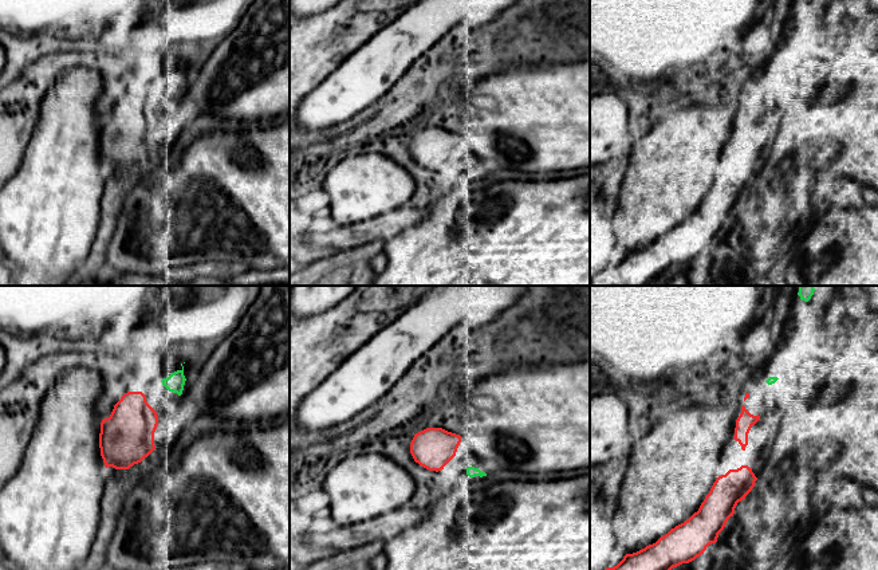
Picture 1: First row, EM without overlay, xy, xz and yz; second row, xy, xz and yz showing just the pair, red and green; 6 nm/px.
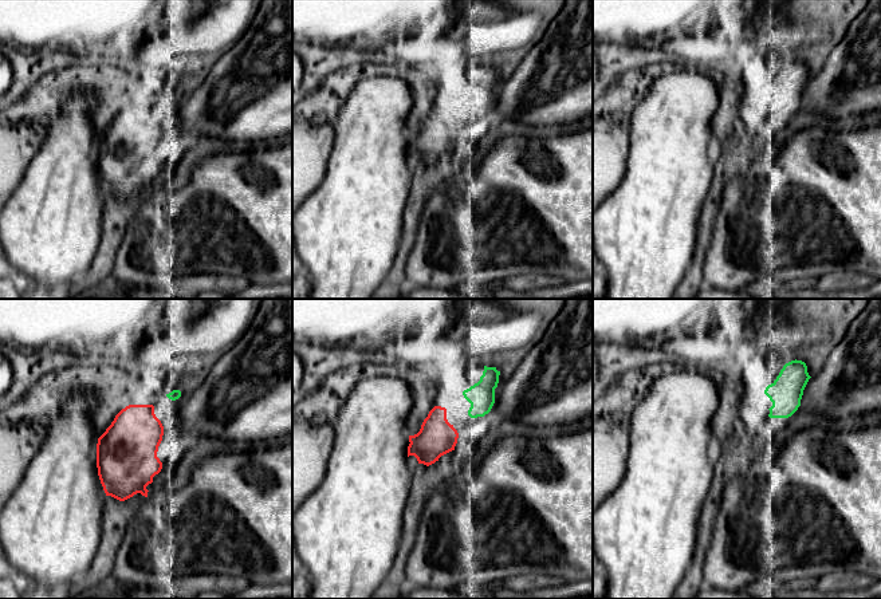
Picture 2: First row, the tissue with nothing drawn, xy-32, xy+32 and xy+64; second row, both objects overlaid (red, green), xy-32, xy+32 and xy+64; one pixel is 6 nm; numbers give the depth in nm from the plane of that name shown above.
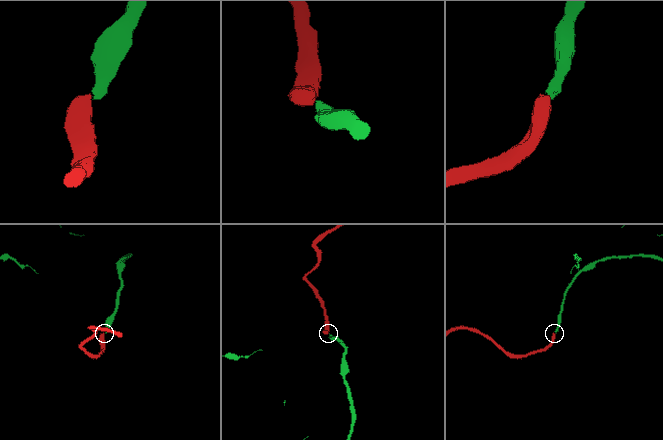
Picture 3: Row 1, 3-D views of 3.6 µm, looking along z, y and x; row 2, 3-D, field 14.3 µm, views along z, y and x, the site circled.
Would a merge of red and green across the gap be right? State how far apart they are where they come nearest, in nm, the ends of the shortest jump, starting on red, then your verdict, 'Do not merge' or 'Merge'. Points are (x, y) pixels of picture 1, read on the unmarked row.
Distance 110 nm. Across: xz (455, 154), (468, 166). Merge

